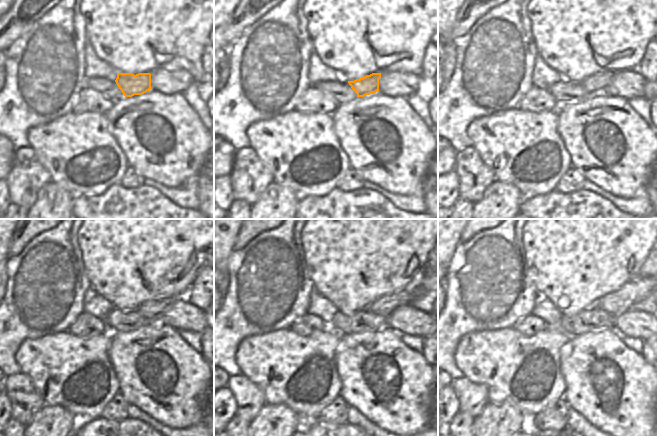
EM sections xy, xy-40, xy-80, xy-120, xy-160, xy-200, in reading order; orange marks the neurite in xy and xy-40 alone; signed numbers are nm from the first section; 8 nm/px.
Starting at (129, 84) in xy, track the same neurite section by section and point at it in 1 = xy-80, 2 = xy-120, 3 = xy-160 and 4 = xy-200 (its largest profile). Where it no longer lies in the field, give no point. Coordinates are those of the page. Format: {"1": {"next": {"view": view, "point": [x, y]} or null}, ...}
{"1": {"next": {"view": "xy-80", "point": [594, 84]}}, "2": {"next": {"view": "xy-120", "point": [154, 308]}}, "3": {"next": {"view": "xy-160", "point": [385, 305]}}, "4": {"next": {"view": "xy-200", "point": [624, 298]}}}

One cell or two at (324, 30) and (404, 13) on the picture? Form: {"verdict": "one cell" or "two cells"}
{"verdict": "one cell"}

